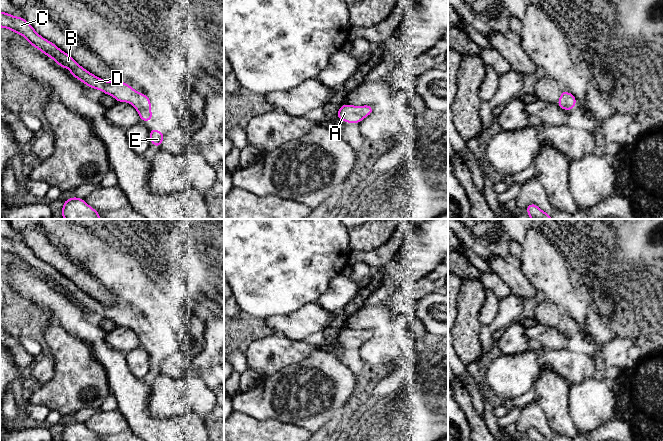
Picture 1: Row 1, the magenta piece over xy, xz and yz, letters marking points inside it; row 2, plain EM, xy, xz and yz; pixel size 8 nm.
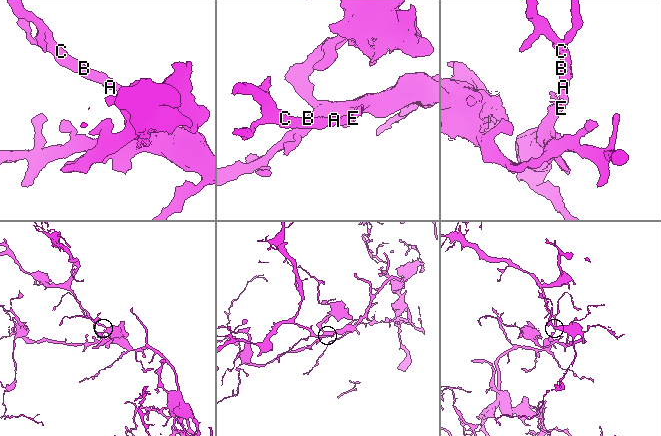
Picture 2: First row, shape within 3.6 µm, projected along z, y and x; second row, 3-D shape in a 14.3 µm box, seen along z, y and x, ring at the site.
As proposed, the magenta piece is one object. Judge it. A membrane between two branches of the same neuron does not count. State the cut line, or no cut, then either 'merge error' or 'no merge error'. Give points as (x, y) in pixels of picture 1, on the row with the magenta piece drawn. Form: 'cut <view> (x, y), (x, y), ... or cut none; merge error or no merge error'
cut none; no merge error

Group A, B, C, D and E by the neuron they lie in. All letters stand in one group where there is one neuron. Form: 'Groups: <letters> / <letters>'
Groups: A B C D E

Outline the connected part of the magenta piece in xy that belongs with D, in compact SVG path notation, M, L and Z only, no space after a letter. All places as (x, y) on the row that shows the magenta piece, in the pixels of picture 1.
M0 11L0 27L22 35L29 44L52 58L63 69L69 68L70 74L89 88L101 90L103 93L114 97L117 102L129 102L139 113L142 122L152 120L151 102L147 95L135 91L121 80L105 81L88 72L76 63L70 55L40 36L24 18Z

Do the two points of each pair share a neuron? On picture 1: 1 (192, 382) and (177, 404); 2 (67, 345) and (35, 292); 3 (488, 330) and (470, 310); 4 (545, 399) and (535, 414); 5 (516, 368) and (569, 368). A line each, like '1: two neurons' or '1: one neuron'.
1: one neuron
2: two neurons
3: two neurons
4: two neurons
5: one neuron

